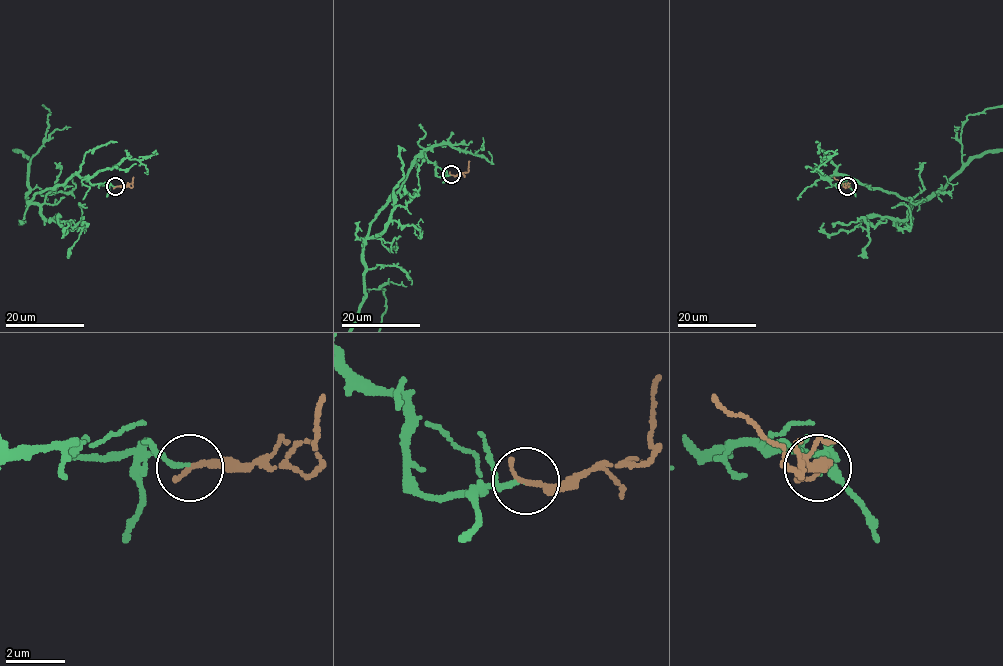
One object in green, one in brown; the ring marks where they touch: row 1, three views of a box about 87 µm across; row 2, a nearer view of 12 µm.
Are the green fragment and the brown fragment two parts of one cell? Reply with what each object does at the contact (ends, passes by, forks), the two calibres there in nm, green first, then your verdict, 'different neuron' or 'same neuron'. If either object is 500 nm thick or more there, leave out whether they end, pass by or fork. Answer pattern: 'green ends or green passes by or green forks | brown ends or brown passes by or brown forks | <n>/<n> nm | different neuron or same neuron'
green passes by | brown ends | 100/240 nm | same neuron

